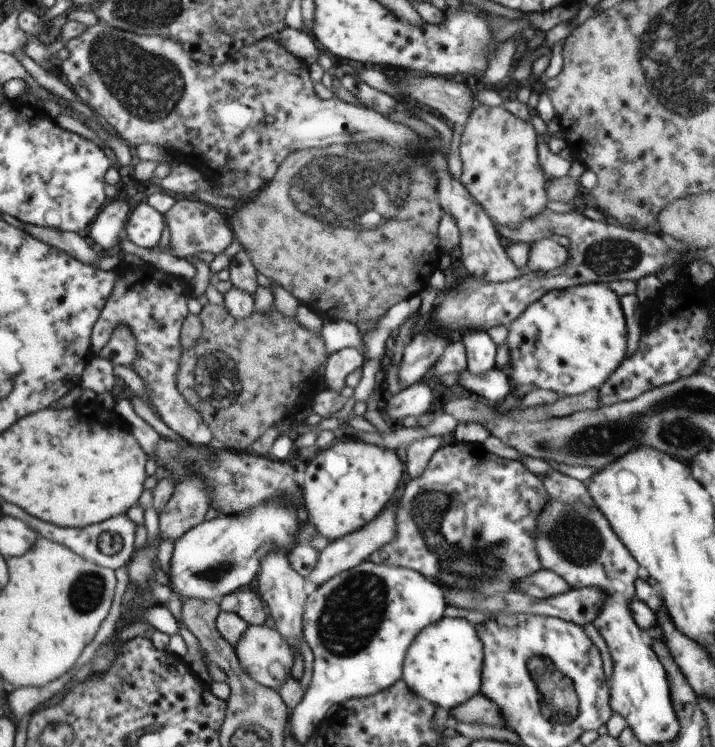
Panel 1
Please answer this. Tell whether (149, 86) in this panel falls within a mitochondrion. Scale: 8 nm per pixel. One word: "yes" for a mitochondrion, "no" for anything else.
yes

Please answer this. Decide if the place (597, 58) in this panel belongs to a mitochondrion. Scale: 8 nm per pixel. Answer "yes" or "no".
no

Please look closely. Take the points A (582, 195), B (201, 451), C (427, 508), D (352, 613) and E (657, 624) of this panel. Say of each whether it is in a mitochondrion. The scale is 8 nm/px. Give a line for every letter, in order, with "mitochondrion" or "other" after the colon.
A: other
B: other
C: mitochondrion
D: mitochondrion
E: other

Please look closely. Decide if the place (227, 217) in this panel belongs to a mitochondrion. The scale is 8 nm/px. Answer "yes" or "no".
no

